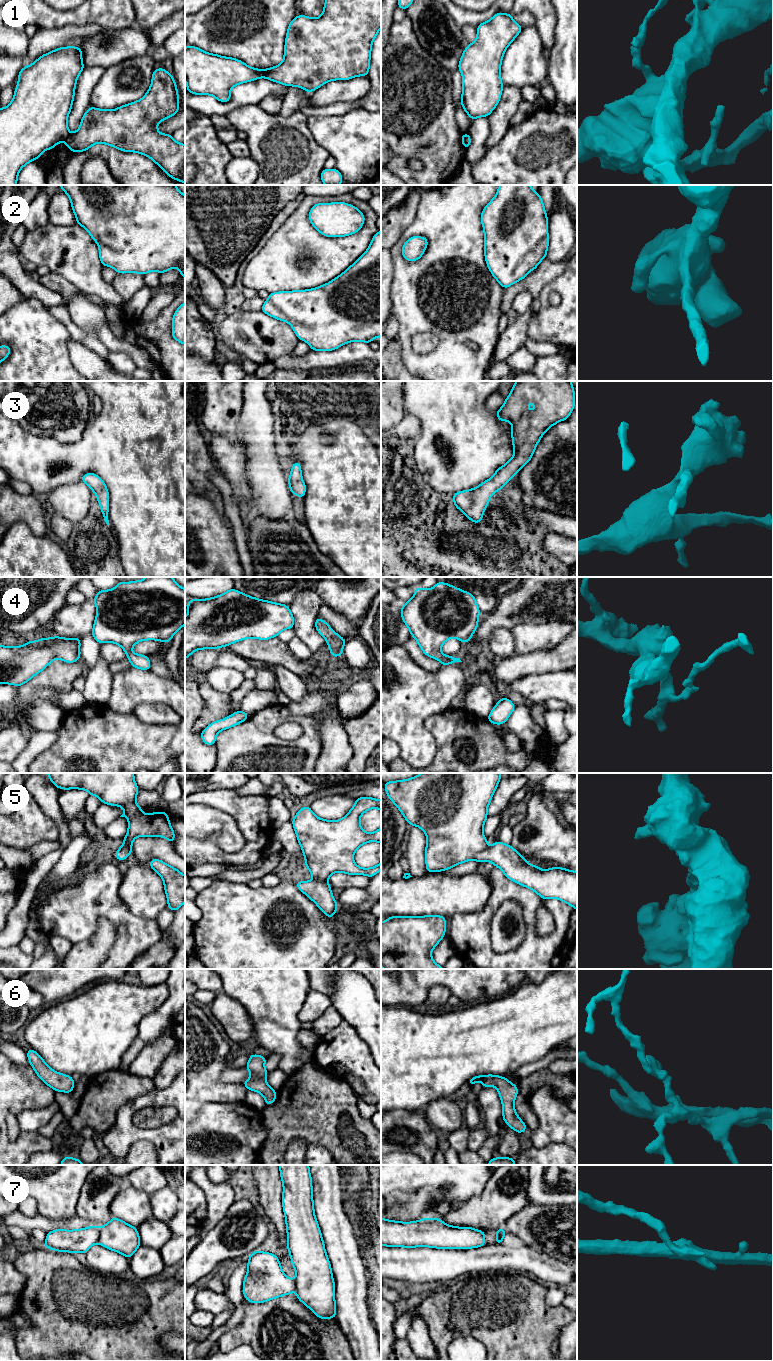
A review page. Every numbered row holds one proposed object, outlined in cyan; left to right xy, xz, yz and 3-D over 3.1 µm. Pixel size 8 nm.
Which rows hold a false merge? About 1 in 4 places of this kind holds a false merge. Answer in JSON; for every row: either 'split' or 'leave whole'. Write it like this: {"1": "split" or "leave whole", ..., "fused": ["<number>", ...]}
{"1": "split", "2": "leave whole", "3": "leave whole", "4": "leave whole", "5": "leave whole", "6": "leave whole", "7": "split", "fused": ["1", "7"]}

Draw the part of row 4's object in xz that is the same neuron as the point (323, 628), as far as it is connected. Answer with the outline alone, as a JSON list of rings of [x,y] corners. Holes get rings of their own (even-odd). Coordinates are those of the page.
[[[317,616],[315,627],[318,633],[326,639],[332,658],[342,656],[343,648],[346,640],[338,633],[334,632],[328,623]]]

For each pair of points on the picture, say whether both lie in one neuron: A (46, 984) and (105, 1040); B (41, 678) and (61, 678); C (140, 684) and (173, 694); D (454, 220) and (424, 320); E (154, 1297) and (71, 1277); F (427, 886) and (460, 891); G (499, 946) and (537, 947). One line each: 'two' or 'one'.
A: two
B: one
C: one
D: one
E: one
F: one
G: two

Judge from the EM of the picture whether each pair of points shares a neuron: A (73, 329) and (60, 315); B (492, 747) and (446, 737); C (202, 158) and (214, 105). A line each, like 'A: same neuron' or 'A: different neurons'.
A: same neuron
B: same neuron
C: different neurons

